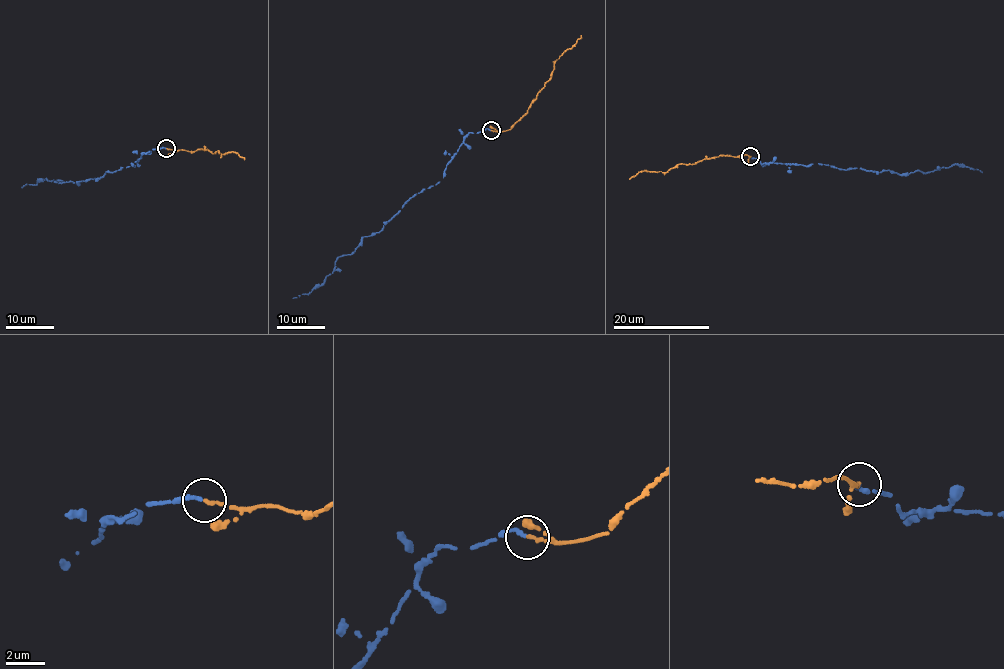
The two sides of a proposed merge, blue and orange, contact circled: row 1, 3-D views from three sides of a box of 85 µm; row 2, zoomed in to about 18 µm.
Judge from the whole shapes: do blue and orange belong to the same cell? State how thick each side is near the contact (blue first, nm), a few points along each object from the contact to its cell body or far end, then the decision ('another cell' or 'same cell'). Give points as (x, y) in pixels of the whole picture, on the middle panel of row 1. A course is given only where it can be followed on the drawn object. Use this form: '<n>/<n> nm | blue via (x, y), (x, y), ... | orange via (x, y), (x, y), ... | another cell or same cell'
220/190 nm | blue via (490, 130), (469, 132), (436, 184), (338, 257), (320, 285), (293, 298) | orange via (490, 130), (506, 130), (525, 115), (551, 78), (554, 64), (580, 35) | same cell

